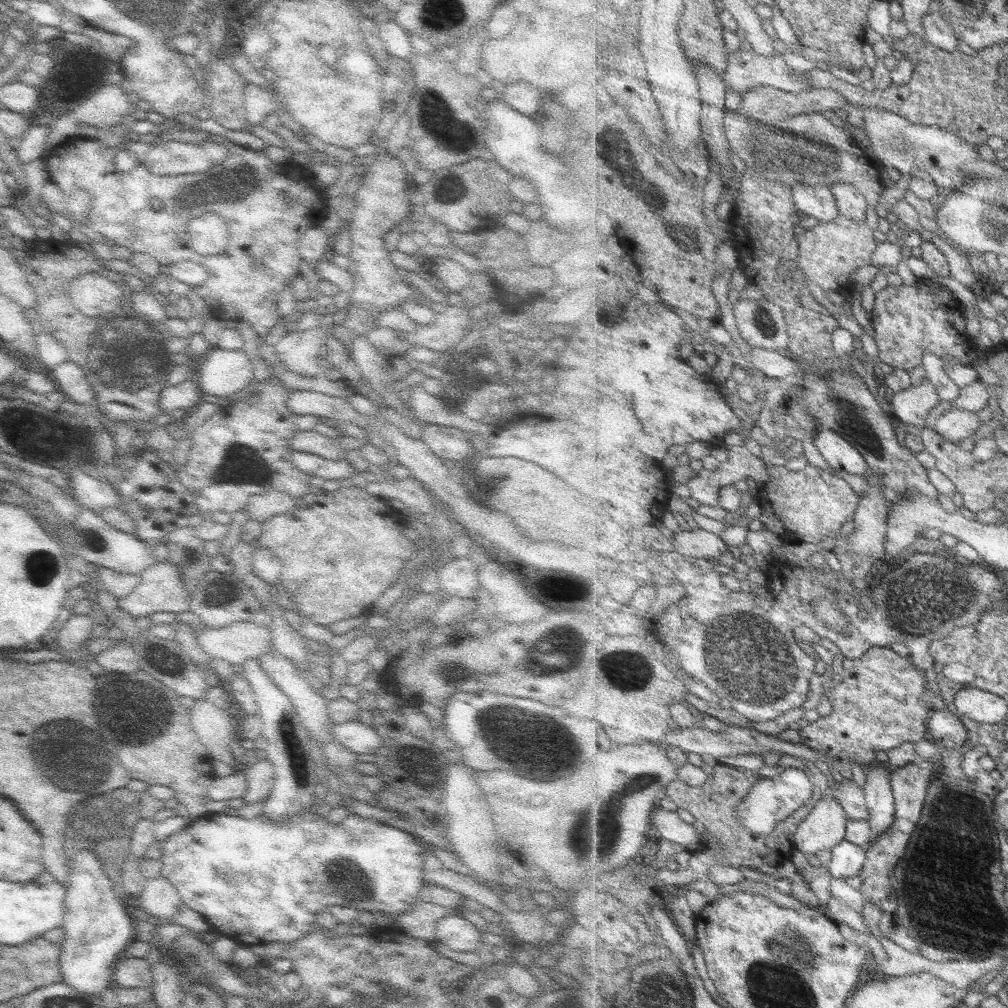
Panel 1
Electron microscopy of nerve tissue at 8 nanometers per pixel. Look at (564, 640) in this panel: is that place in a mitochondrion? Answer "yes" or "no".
yes

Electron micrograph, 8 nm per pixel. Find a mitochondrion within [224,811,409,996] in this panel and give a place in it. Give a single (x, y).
(343, 873)

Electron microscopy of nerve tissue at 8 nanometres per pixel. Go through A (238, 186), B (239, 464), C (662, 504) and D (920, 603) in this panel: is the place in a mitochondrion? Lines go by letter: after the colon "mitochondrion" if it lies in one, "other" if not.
A: mitochondrion
B: mitochondrion
C: other
D: mitochondrion

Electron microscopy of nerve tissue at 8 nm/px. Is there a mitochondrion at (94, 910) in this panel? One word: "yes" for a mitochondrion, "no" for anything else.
no

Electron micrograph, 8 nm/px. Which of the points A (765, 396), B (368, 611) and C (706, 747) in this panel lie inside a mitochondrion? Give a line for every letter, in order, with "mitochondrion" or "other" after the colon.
A: other
B: other
C: other

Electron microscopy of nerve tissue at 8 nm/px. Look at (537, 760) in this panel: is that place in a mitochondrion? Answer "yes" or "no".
yes

